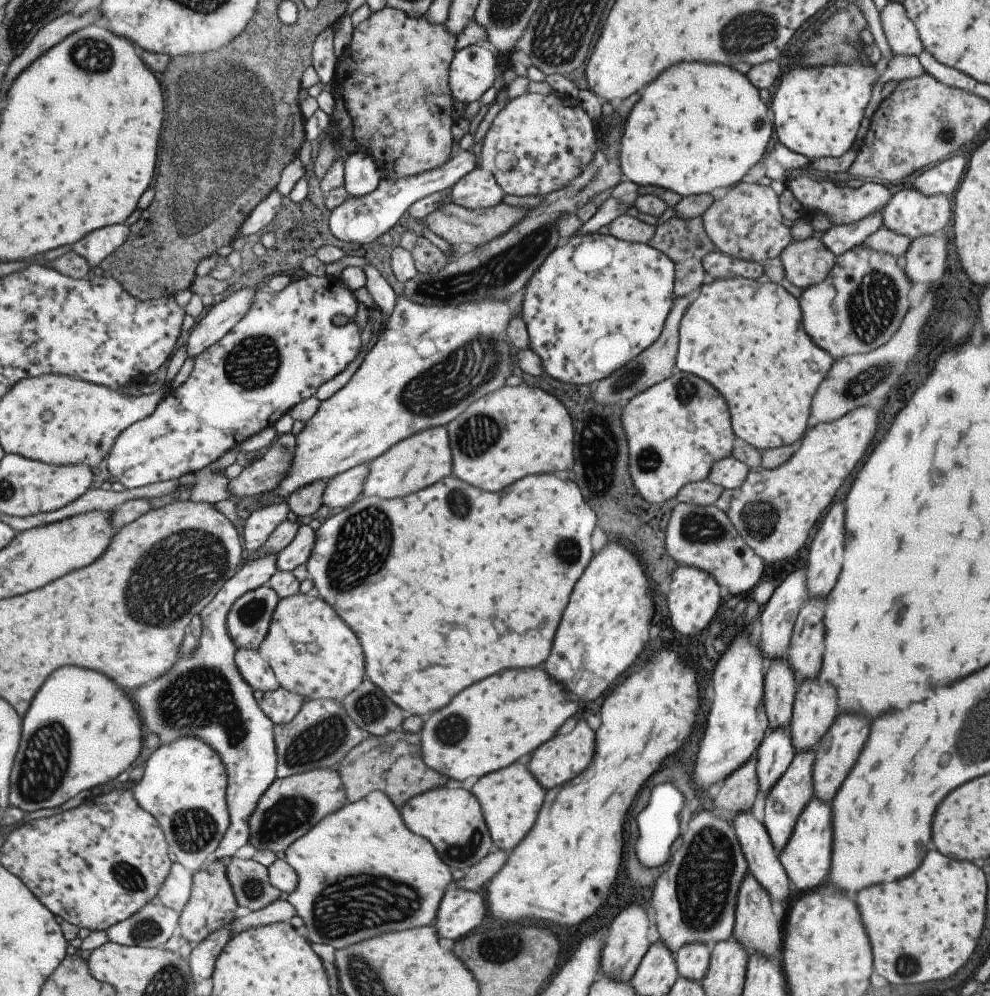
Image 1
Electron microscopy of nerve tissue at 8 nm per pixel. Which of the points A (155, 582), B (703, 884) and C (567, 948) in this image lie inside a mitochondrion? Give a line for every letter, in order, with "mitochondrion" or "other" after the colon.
A: mitochondrion
B: mitochondrion
C: other

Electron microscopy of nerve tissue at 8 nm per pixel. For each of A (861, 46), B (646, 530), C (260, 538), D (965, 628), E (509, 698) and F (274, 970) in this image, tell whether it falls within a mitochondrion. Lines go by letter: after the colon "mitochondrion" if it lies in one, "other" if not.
A: other
B: other
C: other
D: other
E: other
F: other

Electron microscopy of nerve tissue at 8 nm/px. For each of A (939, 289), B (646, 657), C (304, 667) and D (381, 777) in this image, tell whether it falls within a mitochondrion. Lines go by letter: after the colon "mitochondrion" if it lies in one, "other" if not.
A: other
B: other
C: other
D: other

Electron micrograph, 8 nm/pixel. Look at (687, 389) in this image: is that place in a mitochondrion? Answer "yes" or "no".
yes

